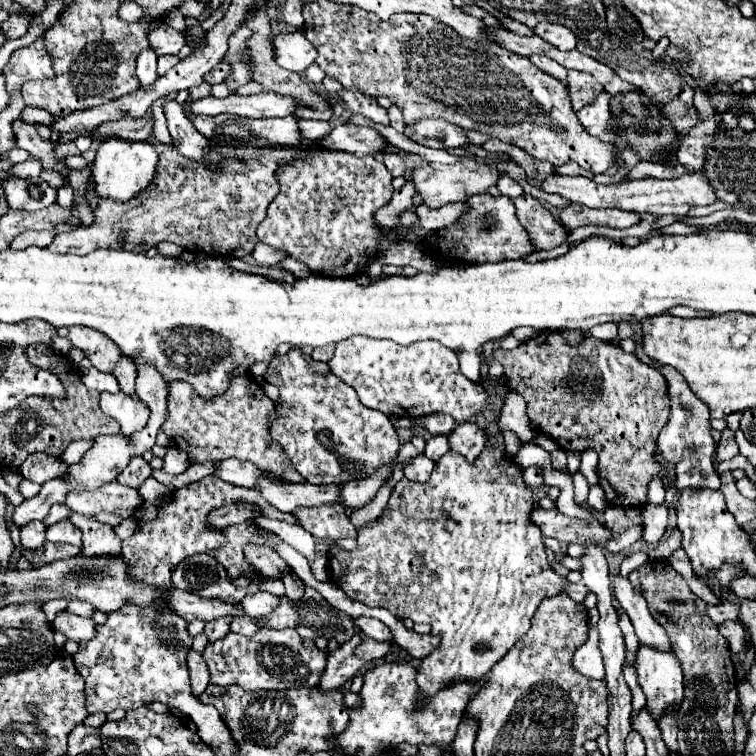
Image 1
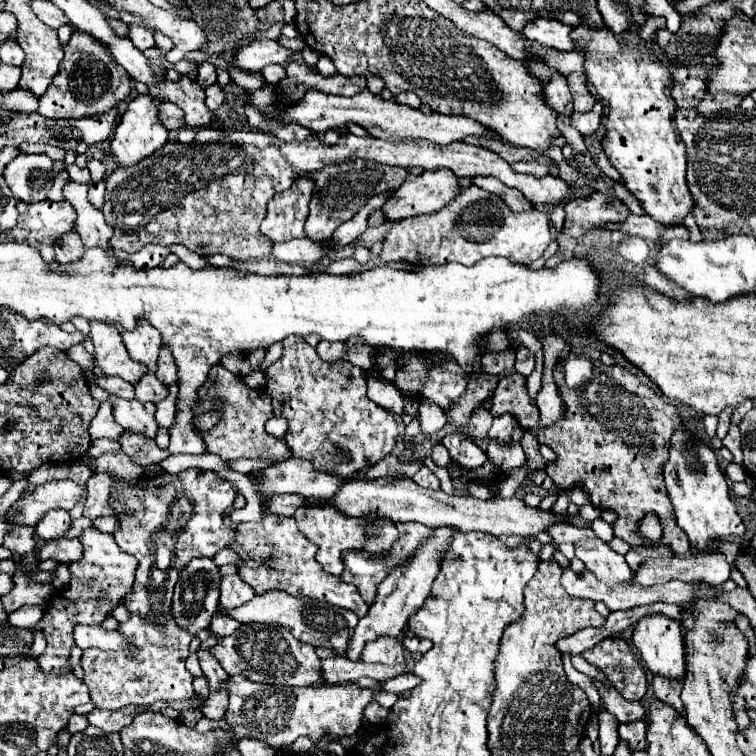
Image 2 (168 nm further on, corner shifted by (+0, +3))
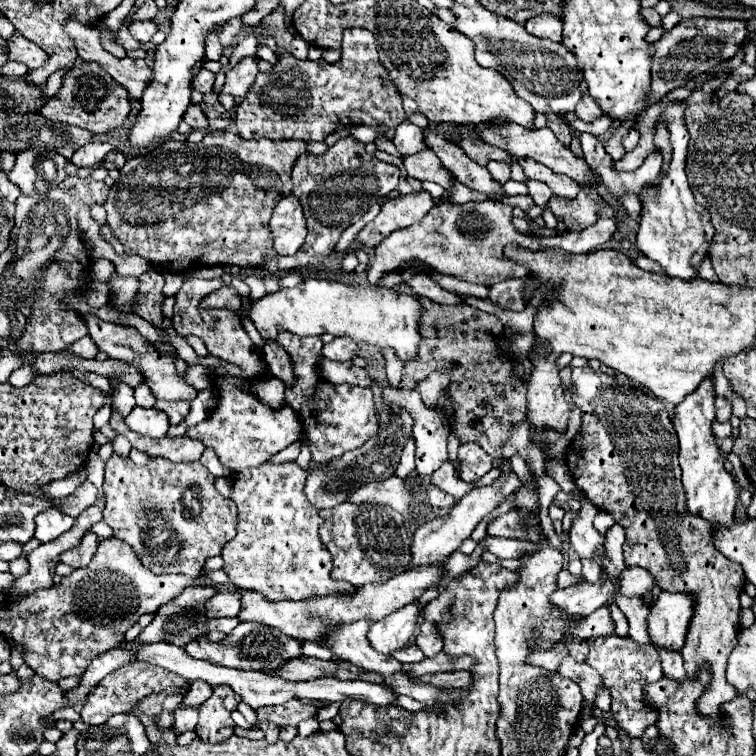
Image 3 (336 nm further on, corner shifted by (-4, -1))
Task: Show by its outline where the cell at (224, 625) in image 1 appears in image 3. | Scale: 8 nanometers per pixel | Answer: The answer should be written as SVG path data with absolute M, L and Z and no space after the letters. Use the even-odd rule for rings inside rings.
M224 684L214 686L212 696L200 706L200 720L196 726L196 734L202 740L212 740L212 742L230 738L236 726L230 714L236 710L238 702L240 700L236 692L232 692L232 688Z

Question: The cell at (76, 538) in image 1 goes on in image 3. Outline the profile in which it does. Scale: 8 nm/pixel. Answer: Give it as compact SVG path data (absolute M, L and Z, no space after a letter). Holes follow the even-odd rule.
M60 510L56 512L40 512L36 516L36 538L40 542L50 542L58 538L60 534L68 532L74 524L74 518L68 514L62 514Z

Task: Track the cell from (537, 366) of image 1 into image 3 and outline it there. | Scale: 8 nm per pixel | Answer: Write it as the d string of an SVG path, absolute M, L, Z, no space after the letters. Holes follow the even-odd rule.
M594 372L594 382L578 382L570 386L572 400L582 410L582 426L566 450L566 464L574 478L578 490L588 498L598 510L608 512L624 528L624 558L626 566L646 568L656 576L662 590L686 592L694 598L694 614L686 634L686 644L682 648L684 668L688 678L696 680L700 666L708 666L712 680L704 694L696 700L696 712L712 722L722 722L726 718L722 704L738 698L736 688L726 682L726 662L730 652L738 646L740 632L740 602L738 596L744 592L744 572L740 564L728 560L714 546L714 526L698 516L688 516L684 508L684 488L680 482L680 466L676 460L678 440L668 416L666 406L648 392L642 384L630 380L624 374L602 374Z

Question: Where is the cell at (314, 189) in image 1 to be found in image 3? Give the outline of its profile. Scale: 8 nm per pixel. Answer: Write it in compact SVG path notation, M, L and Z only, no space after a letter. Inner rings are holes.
M294 194L282 198L276 204L274 214L270 218L270 230L274 238L274 250L278 254L288 256L302 246L308 230L306 230L302 206Z

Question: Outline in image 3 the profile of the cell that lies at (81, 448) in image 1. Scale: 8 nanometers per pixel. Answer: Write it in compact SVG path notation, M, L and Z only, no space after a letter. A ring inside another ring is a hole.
M118 384L116 386L116 392L114 392L114 410L122 416L128 416L130 412L132 412L132 408L134 408L134 396L132 396L132 386L128 386L128 384Z

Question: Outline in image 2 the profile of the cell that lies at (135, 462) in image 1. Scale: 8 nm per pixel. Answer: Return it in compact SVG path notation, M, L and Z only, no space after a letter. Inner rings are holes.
M124 432L118 442L120 442L122 450L128 456L132 456L132 460L140 466L150 466L150 464L156 464L170 456L170 452L164 448L158 448L158 444L154 440L148 440L146 436L140 436L134 432Z

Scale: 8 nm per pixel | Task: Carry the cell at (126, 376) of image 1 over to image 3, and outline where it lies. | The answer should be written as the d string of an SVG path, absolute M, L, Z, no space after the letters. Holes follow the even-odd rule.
M158 400L158 402L156 402L156 408L164 410L164 412L168 414L168 418L170 418L170 424L176 426L176 424L180 424L180 422L184 420L184 416L188 414L190 402L184 402L184 400L178 400L178 402L162 402L162 400Z

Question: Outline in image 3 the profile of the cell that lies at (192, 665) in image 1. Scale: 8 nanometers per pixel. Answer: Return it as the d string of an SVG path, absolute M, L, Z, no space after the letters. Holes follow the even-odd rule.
M178 708L174 712L174 730L182 734L186 730L194 730L198 724L198 708Z

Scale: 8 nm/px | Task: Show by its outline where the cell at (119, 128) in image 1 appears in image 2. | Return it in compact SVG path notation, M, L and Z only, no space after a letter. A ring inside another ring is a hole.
M162 102L160 120L168 130L178 130L184 126L184 112L180 106L176 106L172 102Z

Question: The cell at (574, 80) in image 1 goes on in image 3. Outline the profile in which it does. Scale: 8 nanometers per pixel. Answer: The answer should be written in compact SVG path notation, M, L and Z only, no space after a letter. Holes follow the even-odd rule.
M582 90L582 98L580 98L578 106L576 106L576 116L580 120L584 120L584 122L594 122L600 114L602 112L600 112L600 106L598 106L596 100L592 100L586 90Z

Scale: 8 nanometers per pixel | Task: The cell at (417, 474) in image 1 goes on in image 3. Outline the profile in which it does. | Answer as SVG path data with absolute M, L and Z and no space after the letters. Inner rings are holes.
M432 482L426 484L426 494L428 494L430 506L434 506L434 508L450 508L450 506L456 504L456 500L452 496L448 496L444 490L440 490Z

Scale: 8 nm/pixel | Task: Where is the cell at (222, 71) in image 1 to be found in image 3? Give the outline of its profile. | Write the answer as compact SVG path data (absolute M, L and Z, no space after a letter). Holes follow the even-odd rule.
M202 68L202 70L200 70L200 74L194 78L194 88L196 88L198 92L206 94L206 92L210 92L210 90L212 90L212 86L214 86L214 74L212 74L210 70Z

